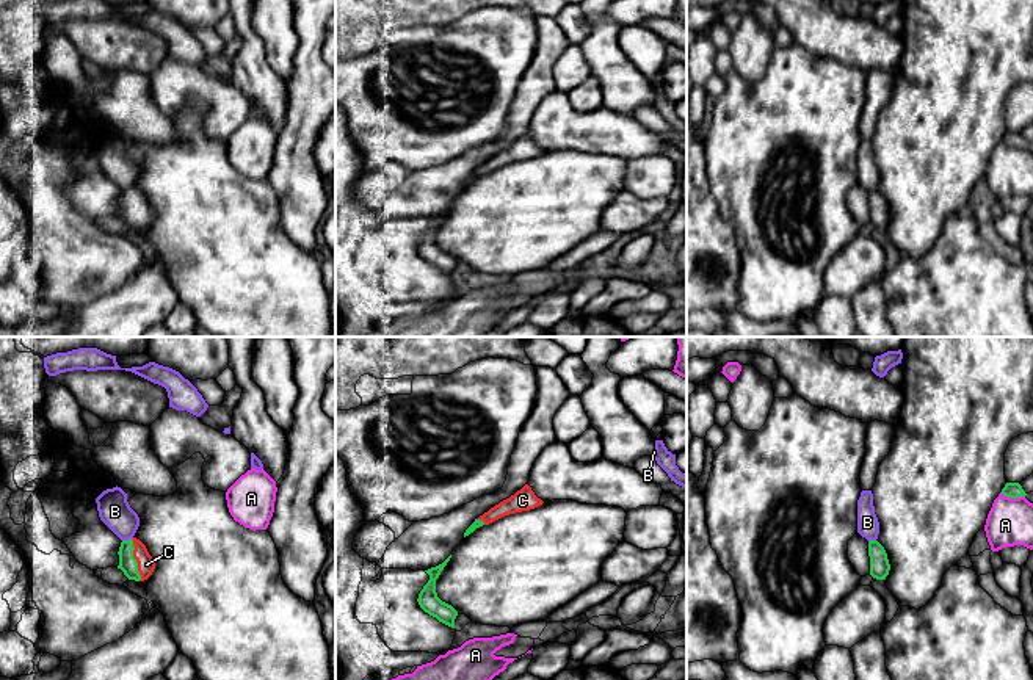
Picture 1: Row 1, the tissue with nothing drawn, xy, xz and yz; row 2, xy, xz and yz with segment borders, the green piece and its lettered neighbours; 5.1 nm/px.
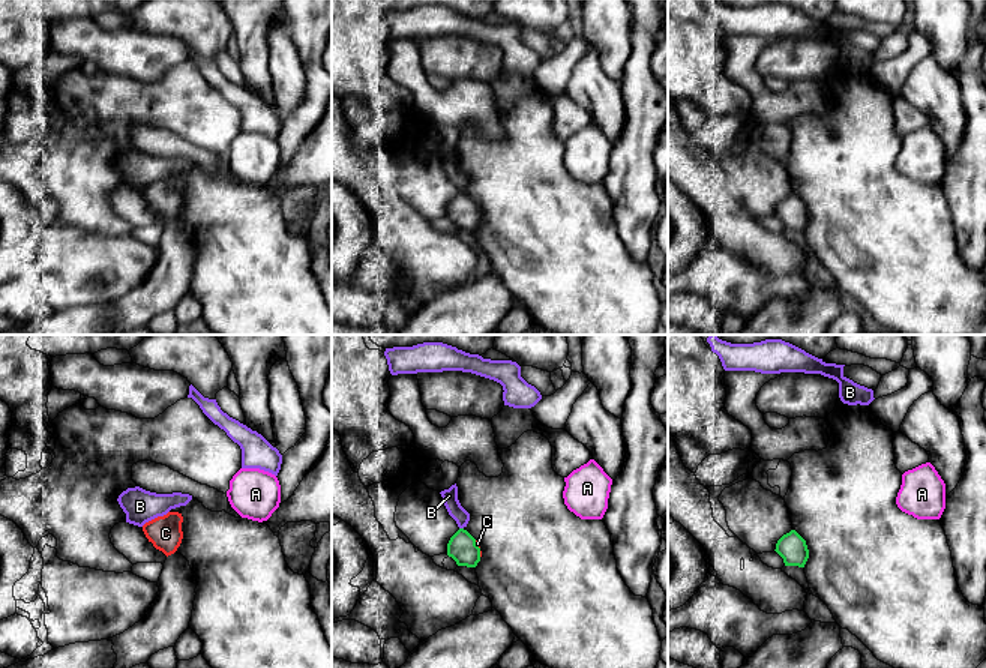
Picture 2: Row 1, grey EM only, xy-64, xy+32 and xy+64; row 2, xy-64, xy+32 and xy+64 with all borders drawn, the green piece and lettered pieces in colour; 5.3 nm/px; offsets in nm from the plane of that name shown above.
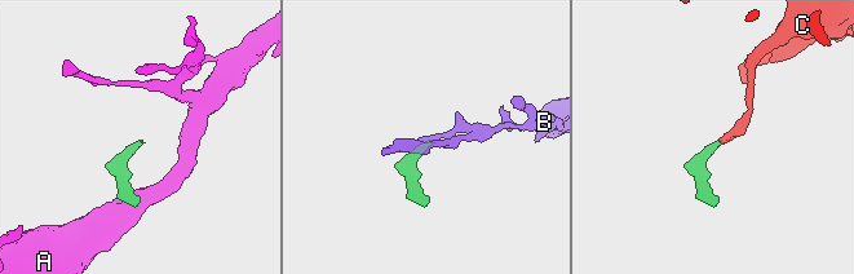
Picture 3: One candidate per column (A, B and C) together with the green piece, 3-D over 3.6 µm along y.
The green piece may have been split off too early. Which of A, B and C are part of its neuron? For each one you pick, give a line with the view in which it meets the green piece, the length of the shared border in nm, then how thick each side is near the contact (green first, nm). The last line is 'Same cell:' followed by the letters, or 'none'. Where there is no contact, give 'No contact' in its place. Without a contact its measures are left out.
C: Touches green in xy. Shared border 220 nm. Thickness 90 nm (green) against 90 nm
Same cell: C

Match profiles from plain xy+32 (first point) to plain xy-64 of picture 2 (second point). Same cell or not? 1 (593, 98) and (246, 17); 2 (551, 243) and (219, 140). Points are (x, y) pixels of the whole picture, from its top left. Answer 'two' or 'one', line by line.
1: one
2: two

